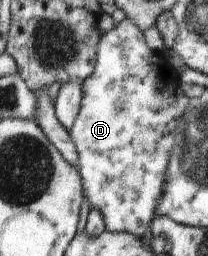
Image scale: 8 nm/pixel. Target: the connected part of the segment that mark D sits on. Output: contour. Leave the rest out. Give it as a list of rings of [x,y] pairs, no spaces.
[[[124,19],[119,22],[115,28],[107,31],[100,37],[96,49],[96,62],[92,74],[84,79],[81,83],[82,100],[80,110],[76,115],[74,124],[70,127],[69,135],[74,143],[77,152],[77,169],[81,174],[83,193],[92,209],[100,211],[103,216],[106,231],[114,233],[130,233],[142,238],[144,232],[151,226],[152,219],[156,216],[155,210],[162,196],[163,186],[165,183],[165,172],[169,161],[169,152],[173,143],[173,134],[179,118],[186,110],[186,105],[190,100],[184,94],[181,83],[178,80],[166,81],[166,66],[168,62],[165,55],[160,52],[154,52],[148,48],[144,40],[144,33],[130,20]]]

